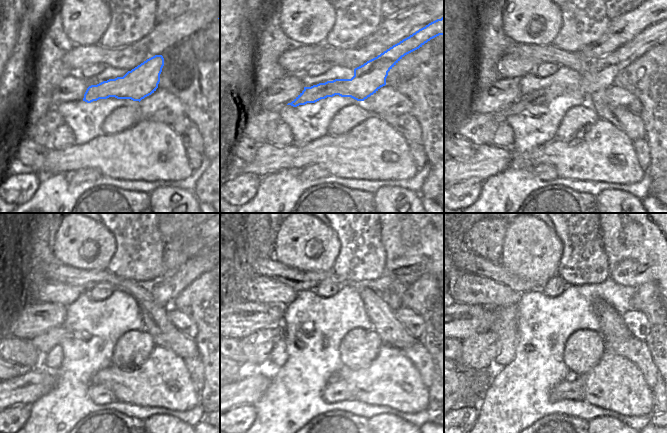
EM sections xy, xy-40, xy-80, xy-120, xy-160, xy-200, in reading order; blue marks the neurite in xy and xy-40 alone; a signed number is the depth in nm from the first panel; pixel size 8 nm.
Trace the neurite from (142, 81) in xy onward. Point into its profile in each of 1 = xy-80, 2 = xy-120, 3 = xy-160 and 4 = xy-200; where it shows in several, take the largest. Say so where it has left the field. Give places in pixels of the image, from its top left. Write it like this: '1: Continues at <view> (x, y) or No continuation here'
1: Continues at xy-80 (602, 72)
2: Continues at xy-120 (165, 291)
3: Continues at xy-160 (257, 347)
4: Continues at xy-200 (478, 351)

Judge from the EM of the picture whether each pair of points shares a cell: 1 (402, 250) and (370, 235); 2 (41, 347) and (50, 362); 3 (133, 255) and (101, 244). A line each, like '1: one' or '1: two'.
1: two
2: two
3: two

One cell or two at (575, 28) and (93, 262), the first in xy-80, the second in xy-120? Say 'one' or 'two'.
two

